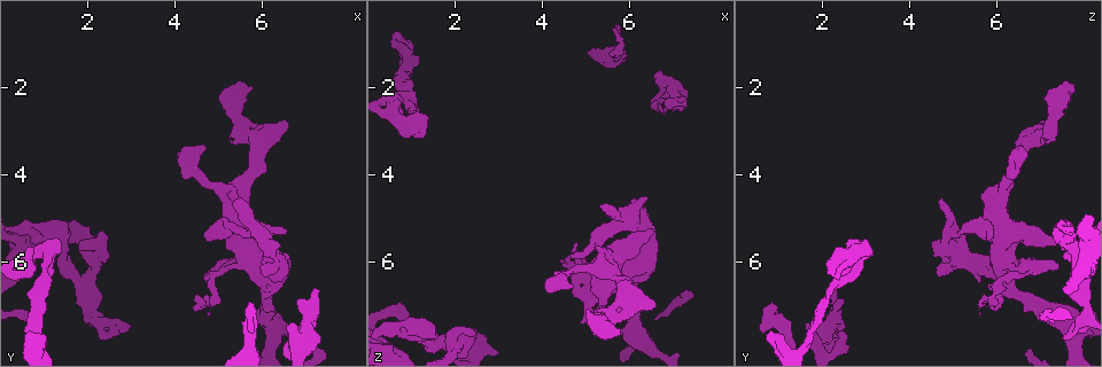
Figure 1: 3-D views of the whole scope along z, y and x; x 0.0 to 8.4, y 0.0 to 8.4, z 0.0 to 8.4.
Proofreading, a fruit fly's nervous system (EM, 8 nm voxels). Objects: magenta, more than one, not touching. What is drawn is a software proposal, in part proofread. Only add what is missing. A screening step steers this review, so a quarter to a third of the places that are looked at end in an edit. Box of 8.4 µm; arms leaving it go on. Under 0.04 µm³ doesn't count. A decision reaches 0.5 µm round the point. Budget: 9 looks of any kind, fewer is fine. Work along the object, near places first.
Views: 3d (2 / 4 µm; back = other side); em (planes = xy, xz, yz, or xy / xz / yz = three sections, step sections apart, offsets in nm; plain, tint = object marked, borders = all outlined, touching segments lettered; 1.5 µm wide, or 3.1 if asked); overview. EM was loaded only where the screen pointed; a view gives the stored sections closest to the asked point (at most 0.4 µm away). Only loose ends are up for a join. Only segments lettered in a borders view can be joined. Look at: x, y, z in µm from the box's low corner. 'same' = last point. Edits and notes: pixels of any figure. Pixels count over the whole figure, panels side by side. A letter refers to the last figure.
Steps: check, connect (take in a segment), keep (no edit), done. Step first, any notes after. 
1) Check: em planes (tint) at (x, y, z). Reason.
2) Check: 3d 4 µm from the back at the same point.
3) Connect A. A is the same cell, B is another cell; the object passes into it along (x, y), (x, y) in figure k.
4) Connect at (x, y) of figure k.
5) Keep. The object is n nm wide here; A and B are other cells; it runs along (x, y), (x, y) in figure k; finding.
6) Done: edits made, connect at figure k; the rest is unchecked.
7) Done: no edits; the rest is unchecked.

Check: em xz step 4 (borders) at (2.45, 5.90, 7.55). An open end.

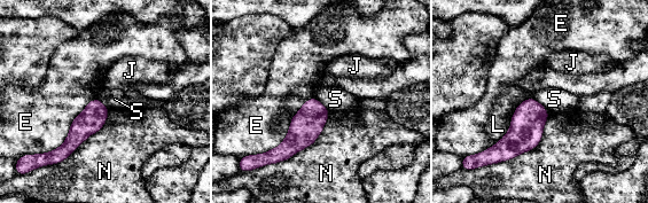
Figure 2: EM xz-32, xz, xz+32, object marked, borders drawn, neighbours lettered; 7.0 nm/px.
Check: em planes (borders) at the same point.

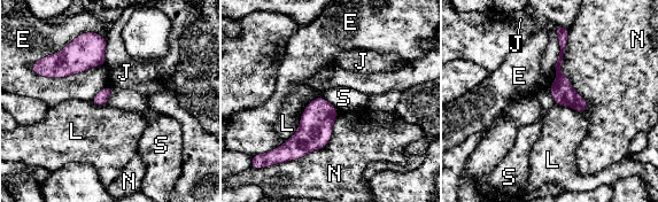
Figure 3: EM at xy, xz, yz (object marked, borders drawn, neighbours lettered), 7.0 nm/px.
Keep. E, J, L, N and S are other cells; a border runs along (114, 88), (106, 105) in figure 3; no lettered segment goes on from it.

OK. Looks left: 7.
Check: 3d 2 µm at (2.55, 7.65, 7.65). An open end.

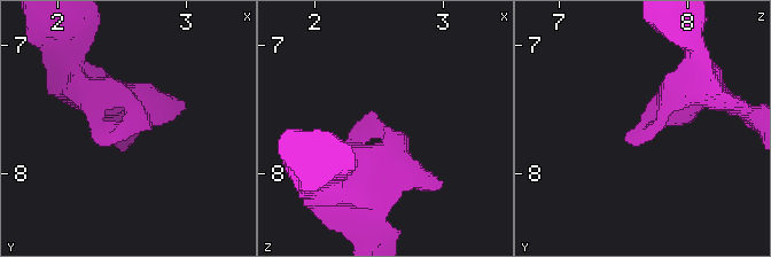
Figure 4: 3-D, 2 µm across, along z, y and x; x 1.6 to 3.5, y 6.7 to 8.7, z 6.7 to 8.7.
Check: em xz step 4 (tint) at (2.56, 7.70, 7.66). Shape alone is not enough.

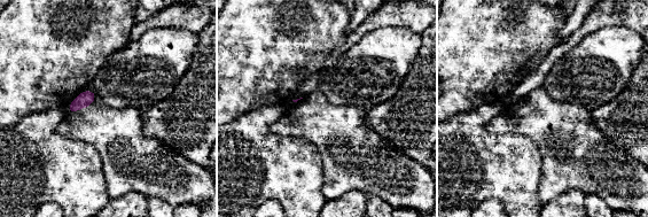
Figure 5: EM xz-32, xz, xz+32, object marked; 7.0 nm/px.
Check: em xz step 4 (borders) at the same point. What lies round it.

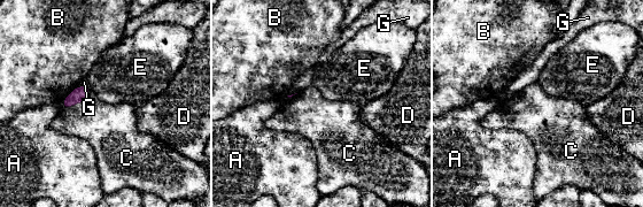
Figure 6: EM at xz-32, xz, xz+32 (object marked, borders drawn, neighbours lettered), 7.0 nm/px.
Keep. A, B, C, D, E and G are other cells; a border runs along (87, 85), (91, 90) in figure 6; no lettered segment goes on from it.

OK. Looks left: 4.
Check: 3d 2 µm at (5.45, 4.55, 4.65).

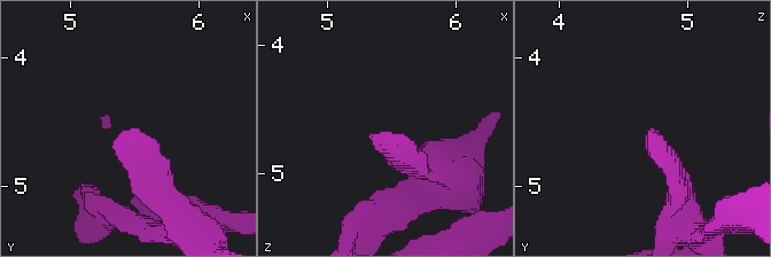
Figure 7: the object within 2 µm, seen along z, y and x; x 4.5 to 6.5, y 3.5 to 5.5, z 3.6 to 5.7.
Check: em xy step 8 (borders) at (5.40, 4.58, 4.70).

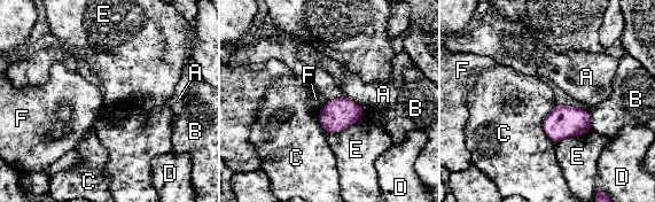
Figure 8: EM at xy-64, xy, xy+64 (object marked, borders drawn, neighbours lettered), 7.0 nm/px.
Keep. A, B, C, D, E and F are other cells; a border runs along (366, 108), (359, 121), (327, 134) in figure 8; no lettered segment goes on from it.

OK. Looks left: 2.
Done: no edits; the rest is unchecked.

